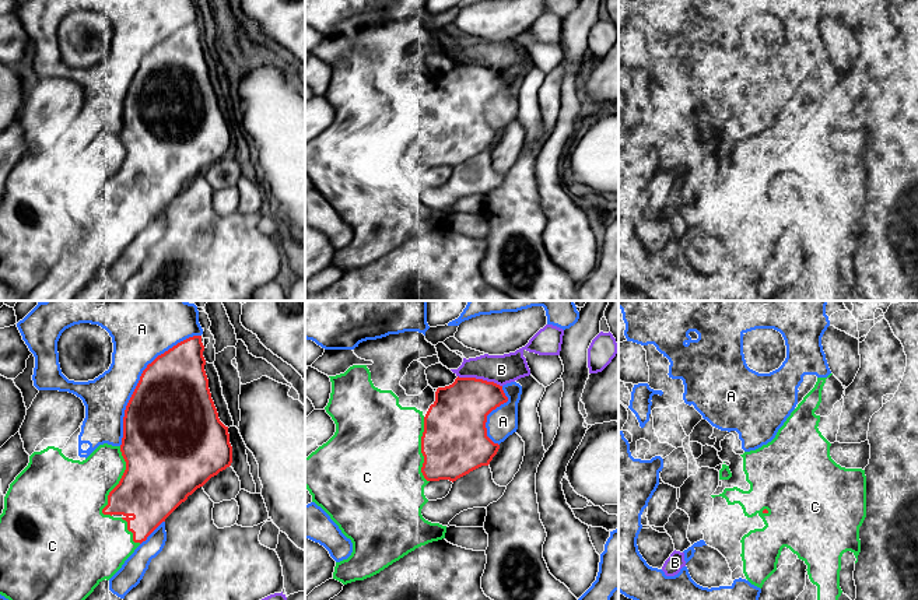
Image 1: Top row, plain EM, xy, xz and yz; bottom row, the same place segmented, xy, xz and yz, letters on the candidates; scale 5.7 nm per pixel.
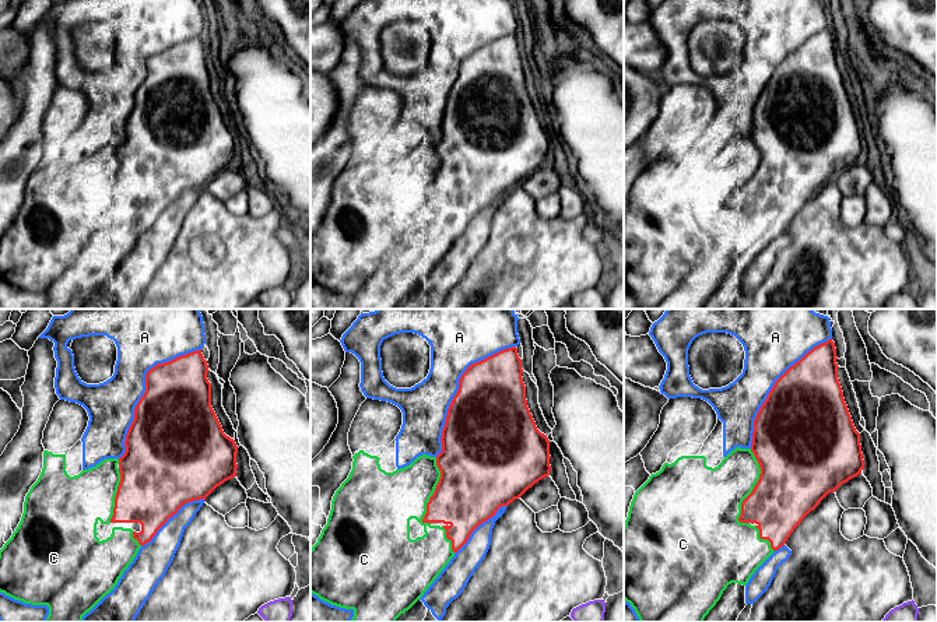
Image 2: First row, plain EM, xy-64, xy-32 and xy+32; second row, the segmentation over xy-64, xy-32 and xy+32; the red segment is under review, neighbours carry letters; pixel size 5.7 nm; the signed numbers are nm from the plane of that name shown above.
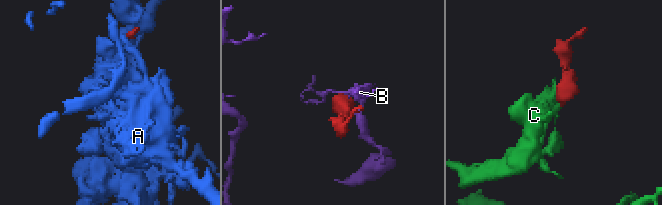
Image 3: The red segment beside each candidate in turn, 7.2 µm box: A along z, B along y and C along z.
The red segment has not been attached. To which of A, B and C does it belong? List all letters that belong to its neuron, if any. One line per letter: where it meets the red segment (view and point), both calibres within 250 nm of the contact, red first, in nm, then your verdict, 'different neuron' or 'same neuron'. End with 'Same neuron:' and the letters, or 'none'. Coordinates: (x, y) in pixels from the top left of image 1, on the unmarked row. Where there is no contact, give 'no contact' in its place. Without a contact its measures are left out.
A: meets red in xy at (140, 66); 480 nm thick on the red side, 300 nm on the other; different neuron
B: meets red in xz at (480, 66); 320 nm thick on the red side, 170 nm on the other; different neuron
C: meets red in xy at (118, 171); 400 nm thick on the red side, 360 nm on the other; same neuron
Same neuron: C

